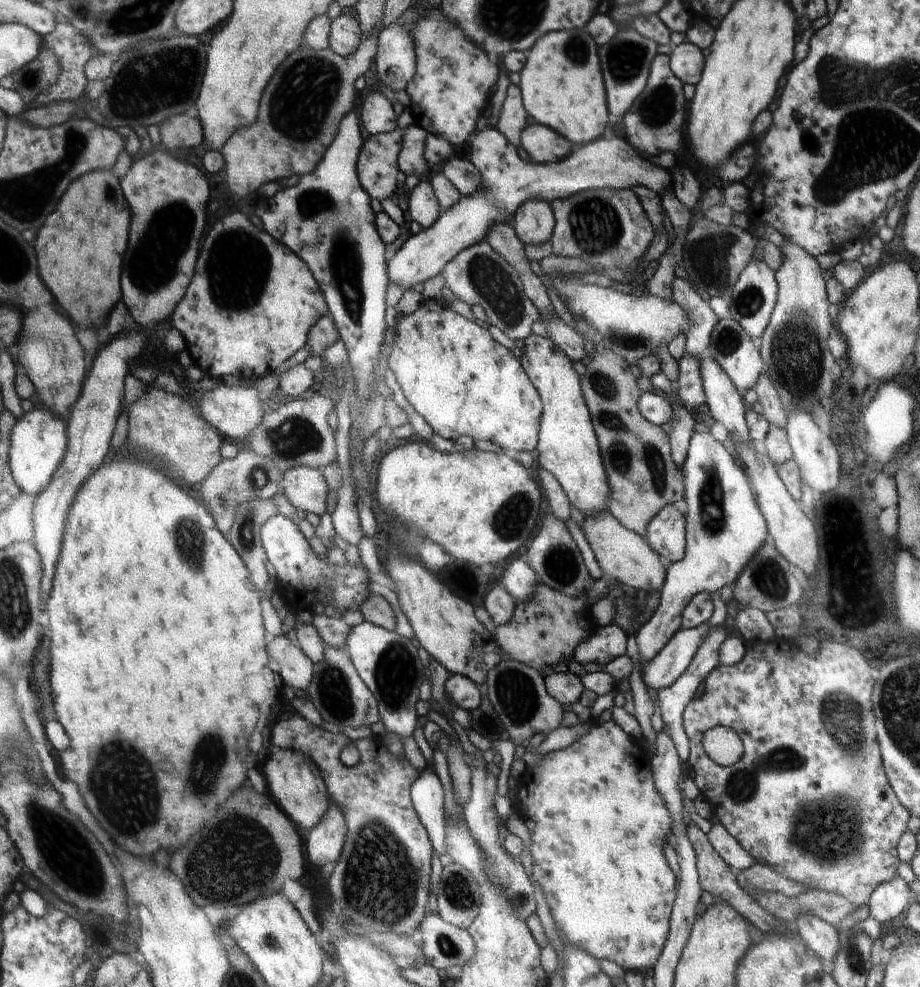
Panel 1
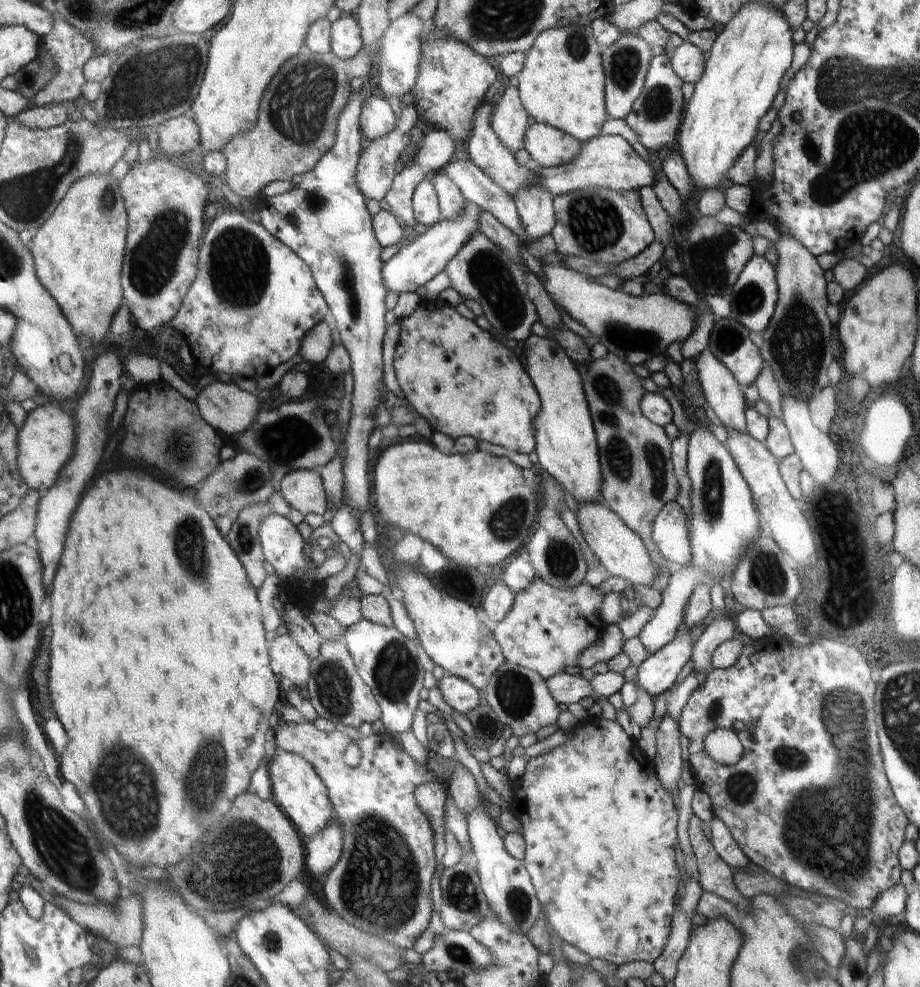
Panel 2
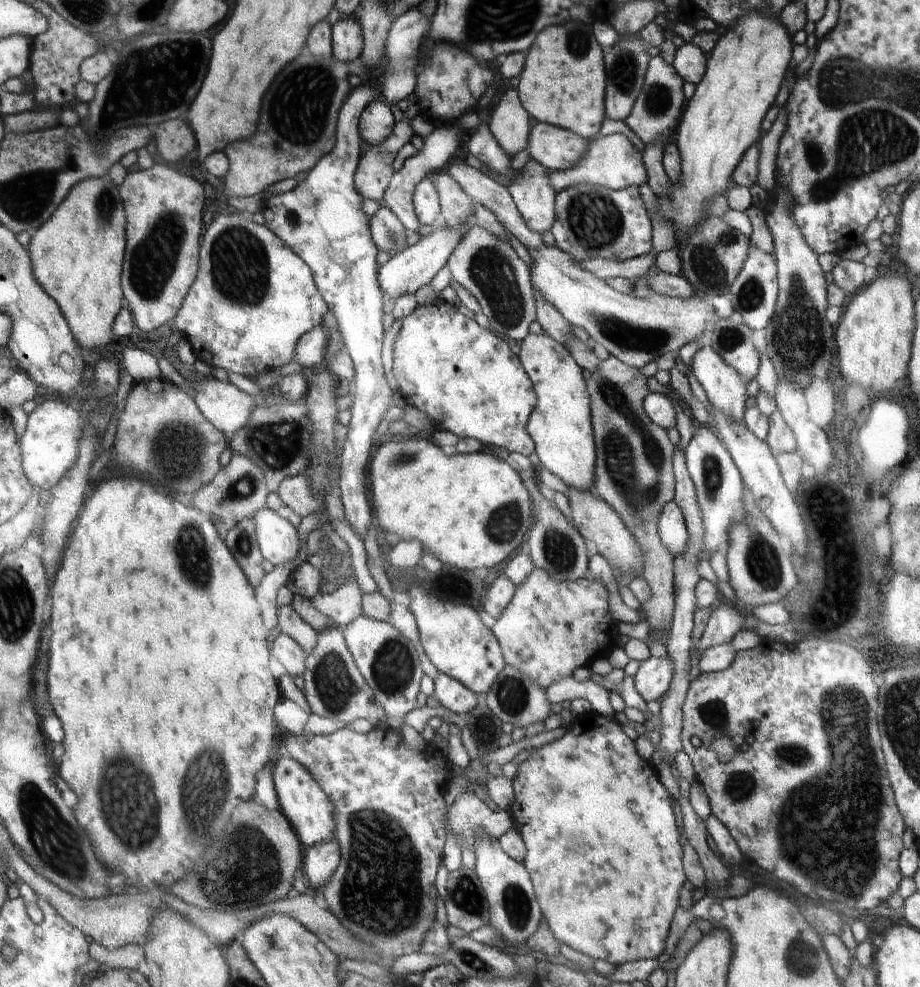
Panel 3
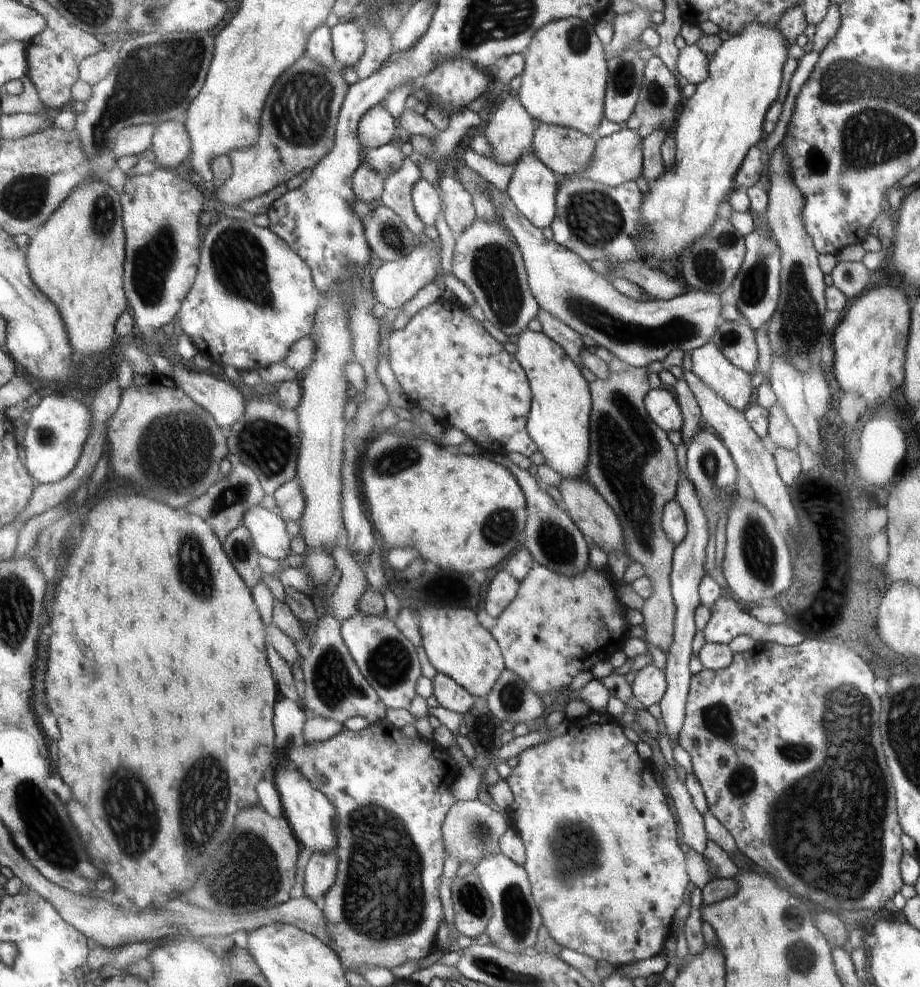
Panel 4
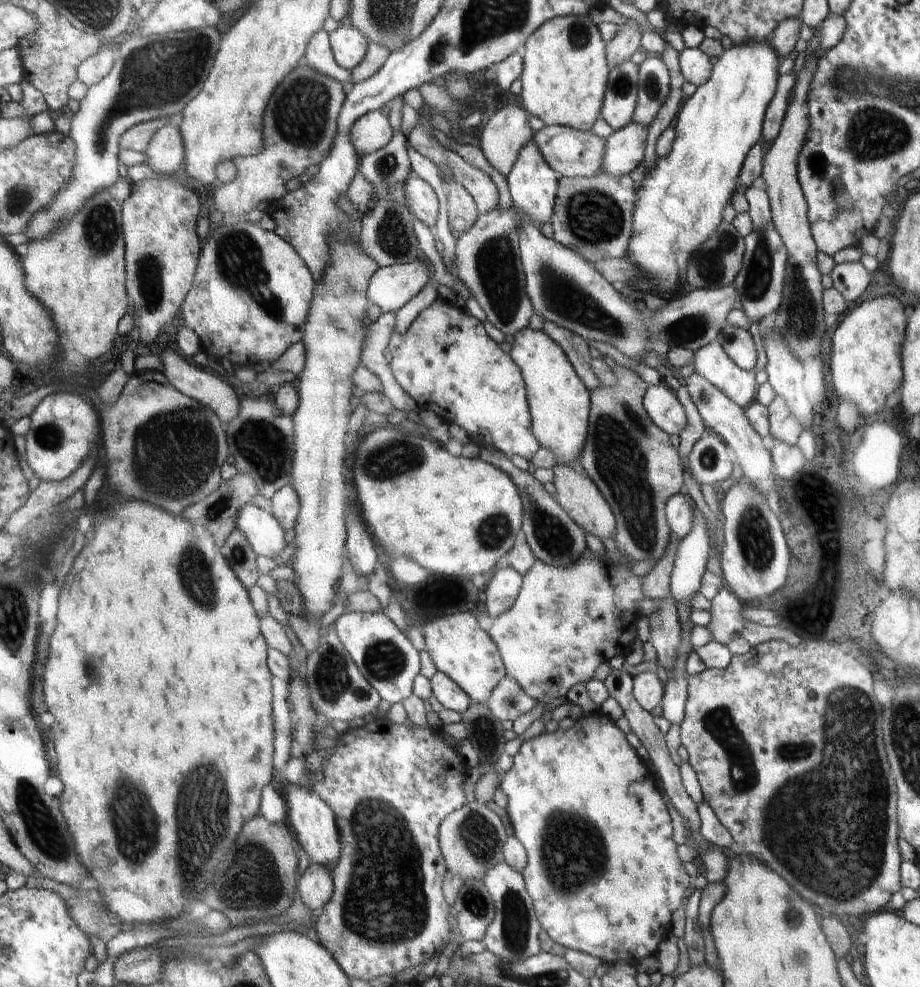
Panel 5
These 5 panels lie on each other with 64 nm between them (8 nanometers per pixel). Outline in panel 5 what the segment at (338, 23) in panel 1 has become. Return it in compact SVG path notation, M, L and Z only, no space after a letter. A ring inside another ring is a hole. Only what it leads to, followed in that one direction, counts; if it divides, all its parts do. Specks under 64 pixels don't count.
M338 26L329 39L338 66L352 71L365 59L369 39L353 26Z

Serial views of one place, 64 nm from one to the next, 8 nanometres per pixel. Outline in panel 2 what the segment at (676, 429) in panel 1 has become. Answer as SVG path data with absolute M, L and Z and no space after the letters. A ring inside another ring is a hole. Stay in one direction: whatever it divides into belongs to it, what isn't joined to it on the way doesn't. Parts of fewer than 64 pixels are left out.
M679 432L676 440L672 444L672 461L673 469L677 475L678 484L681 485L681 494L676 502L681 505L686 512L690 512L692 516L692 508L690 508L690 494L692 494L692 482L687 472L687 448L689 436L684 432Z

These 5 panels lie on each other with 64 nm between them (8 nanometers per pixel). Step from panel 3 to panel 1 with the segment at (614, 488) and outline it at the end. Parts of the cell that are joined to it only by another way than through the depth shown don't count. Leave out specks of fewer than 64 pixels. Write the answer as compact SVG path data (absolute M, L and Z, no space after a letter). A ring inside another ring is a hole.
M610 348L595 353L580 376L592 426L596 433L602 464L608 477L607 510L622 525L646 536L646 527L668 504L685 498L684 476L674 464L672 445L661 426L646 420L638 408L641 394L628 362Z

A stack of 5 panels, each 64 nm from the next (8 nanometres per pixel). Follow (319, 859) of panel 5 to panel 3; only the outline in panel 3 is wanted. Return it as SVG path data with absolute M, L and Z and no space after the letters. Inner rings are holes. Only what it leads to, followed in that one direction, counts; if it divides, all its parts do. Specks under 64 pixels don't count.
M282 758L272 764L272 778L279 806L282 812L289 816L290 822L297 828L298 836L301 836L302 844L307 847L322 844L335 836L337 828L336 810L329 793L316 782L316 779L306 770L304 764L300 764L294 758Z

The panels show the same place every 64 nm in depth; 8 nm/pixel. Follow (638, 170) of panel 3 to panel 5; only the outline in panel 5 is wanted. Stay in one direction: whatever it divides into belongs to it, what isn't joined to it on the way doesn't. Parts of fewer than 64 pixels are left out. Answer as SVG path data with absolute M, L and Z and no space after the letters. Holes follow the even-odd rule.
M632 122L607 136L602 173L612 178L629 175L645 159L648 135L646 125Z

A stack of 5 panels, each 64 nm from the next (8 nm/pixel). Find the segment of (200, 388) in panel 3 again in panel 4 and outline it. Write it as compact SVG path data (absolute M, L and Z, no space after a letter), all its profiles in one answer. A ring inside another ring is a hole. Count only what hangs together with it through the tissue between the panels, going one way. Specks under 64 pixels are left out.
M174 362L172 377L176 384L204 408L216 422L230 433L242 420L246 410L246 400L241 388L232 386L228 380L216 378L212 374L198 373L186 368L181 362Z

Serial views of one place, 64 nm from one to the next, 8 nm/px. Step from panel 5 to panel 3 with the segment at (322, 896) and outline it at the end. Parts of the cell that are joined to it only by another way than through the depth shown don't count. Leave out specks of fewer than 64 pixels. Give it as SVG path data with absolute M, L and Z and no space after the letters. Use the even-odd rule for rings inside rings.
M334 836L322 844L307 847L306 860L304 862L303 888L313 892L321 884L330 882L340 860L340 846Z

